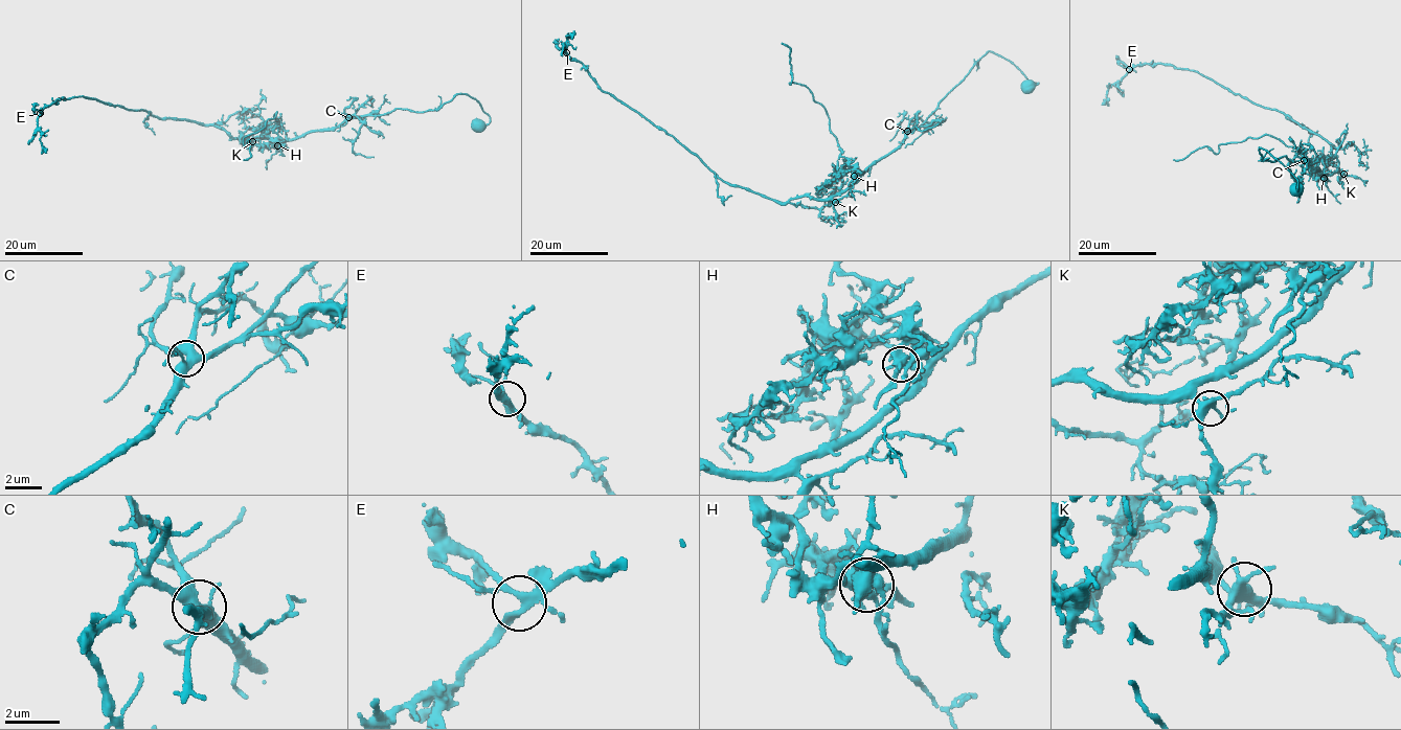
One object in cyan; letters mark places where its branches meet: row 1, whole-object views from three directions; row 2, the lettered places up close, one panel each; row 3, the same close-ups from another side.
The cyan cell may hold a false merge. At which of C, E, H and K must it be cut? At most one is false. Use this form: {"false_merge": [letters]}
{"false_merge": ["H"]}

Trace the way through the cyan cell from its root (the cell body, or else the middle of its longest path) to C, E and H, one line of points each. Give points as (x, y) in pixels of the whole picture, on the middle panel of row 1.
C: (1027, 88), (1038, 83), (1032, 82), (1009, 61), (987, 52), (922, 123), (907, 131)
E: (1027, 88), (1038, 83), (987, 52), (900, 145), (844, 189), (777, 203), (725, 183), (606, 93), (566, 52)
H: (1027, 88), (1038, 83), (1032, 82), (1009, 61), (987, 52), (922, 123), (908, 131), (900, 145), (854, 176)

